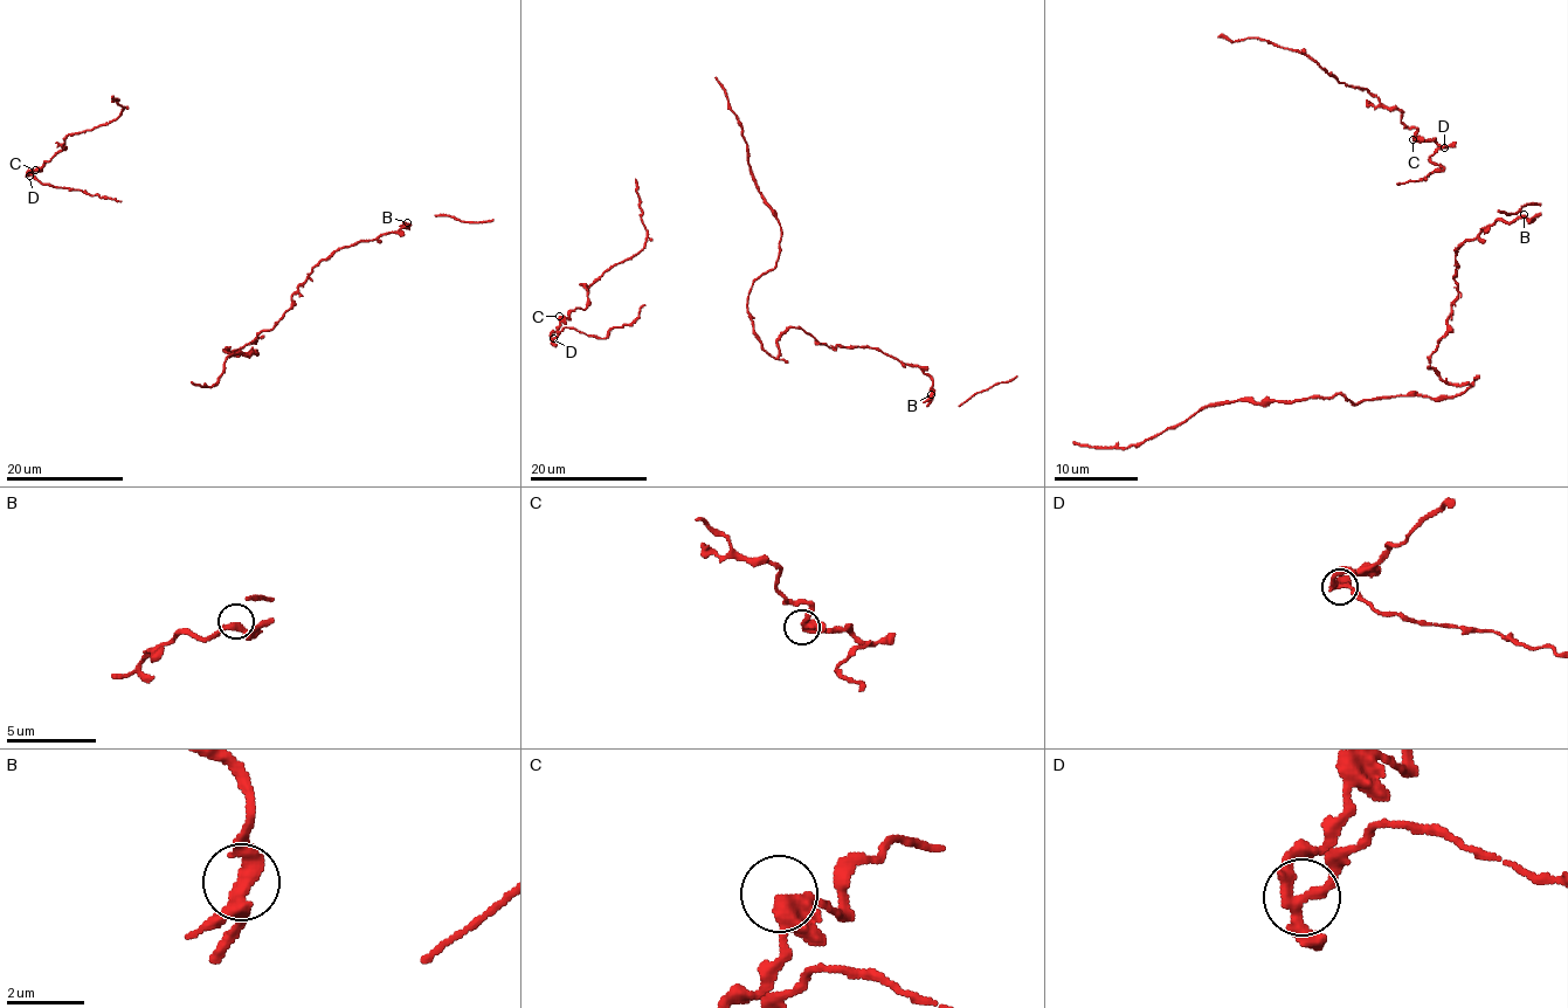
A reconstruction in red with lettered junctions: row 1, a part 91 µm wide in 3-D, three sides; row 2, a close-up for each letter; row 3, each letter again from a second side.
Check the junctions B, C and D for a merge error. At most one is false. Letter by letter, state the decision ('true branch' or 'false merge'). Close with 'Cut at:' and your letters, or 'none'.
B: true branch
C: true branch
D: false merge
Cut at: D

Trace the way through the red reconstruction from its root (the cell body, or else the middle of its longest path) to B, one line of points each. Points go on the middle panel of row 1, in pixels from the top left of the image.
B: (748, 315), (772, 357), (778, 338), (800, 328), (829, 349), (871, 346), (918, 366), (931, 394)

